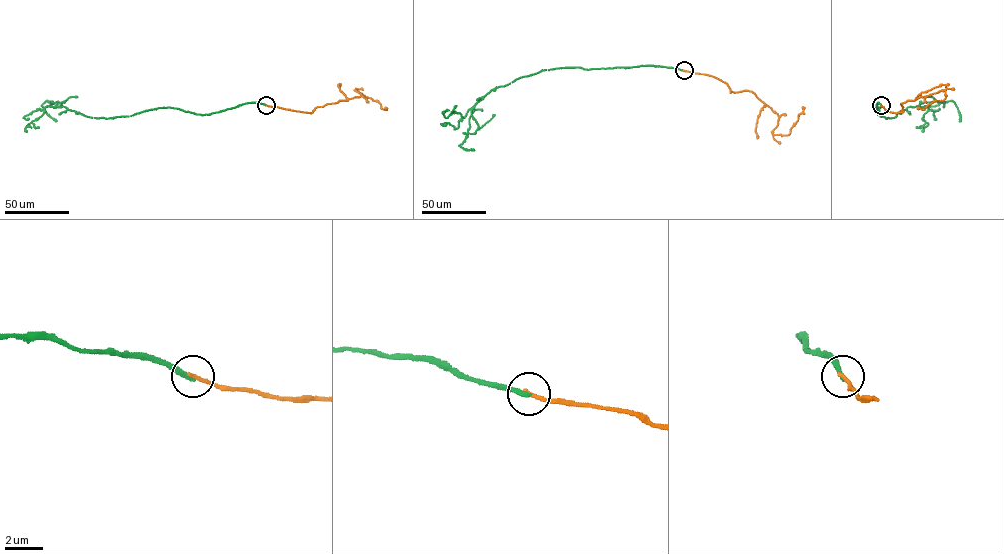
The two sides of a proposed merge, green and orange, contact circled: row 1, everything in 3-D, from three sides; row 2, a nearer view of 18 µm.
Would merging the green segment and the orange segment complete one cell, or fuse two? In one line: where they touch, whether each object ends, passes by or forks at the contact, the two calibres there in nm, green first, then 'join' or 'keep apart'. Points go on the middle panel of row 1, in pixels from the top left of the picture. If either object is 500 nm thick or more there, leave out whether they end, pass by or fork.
at (684, 70); green ends there; orange ends there; 280 nm thick on the green side, 220 nm on the other; keep apart

